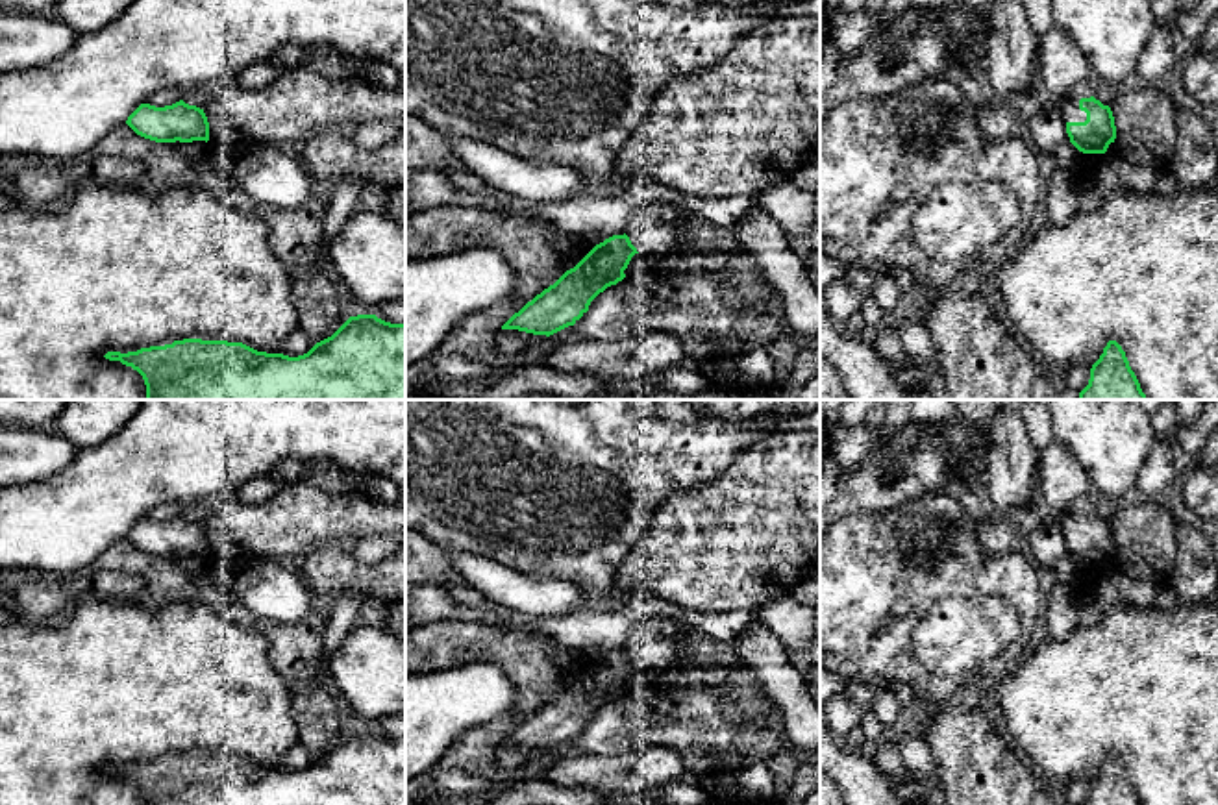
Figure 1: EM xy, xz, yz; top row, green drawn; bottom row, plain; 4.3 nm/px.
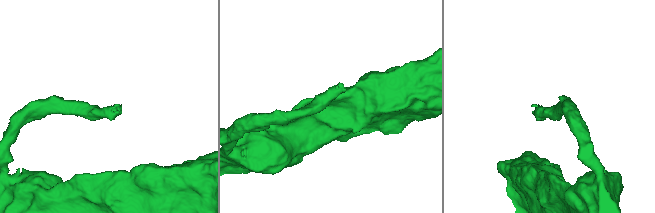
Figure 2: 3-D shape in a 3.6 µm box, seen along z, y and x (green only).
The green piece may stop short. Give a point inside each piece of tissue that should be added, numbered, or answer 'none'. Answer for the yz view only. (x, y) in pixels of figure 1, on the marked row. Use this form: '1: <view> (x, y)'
1: yz (1070, 106)

